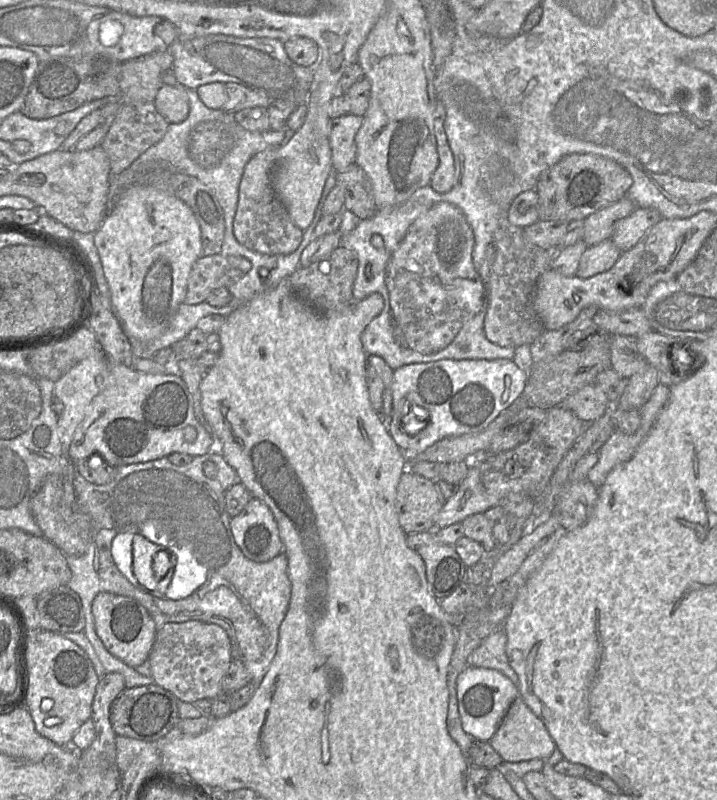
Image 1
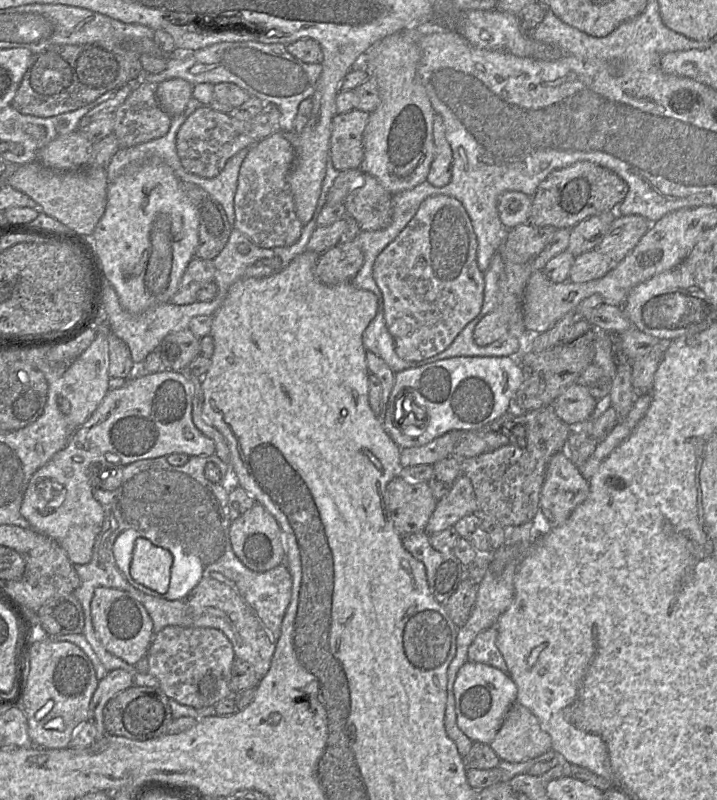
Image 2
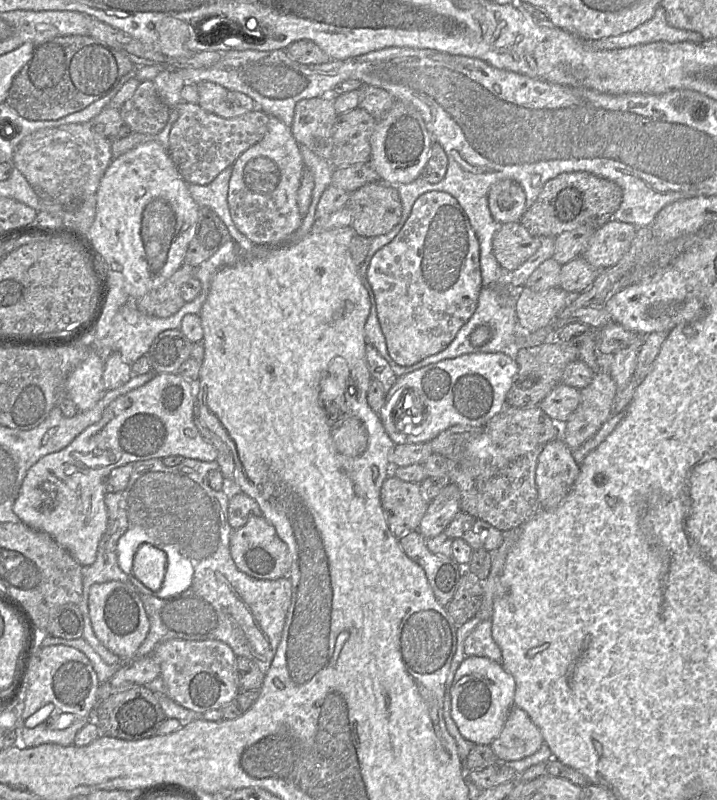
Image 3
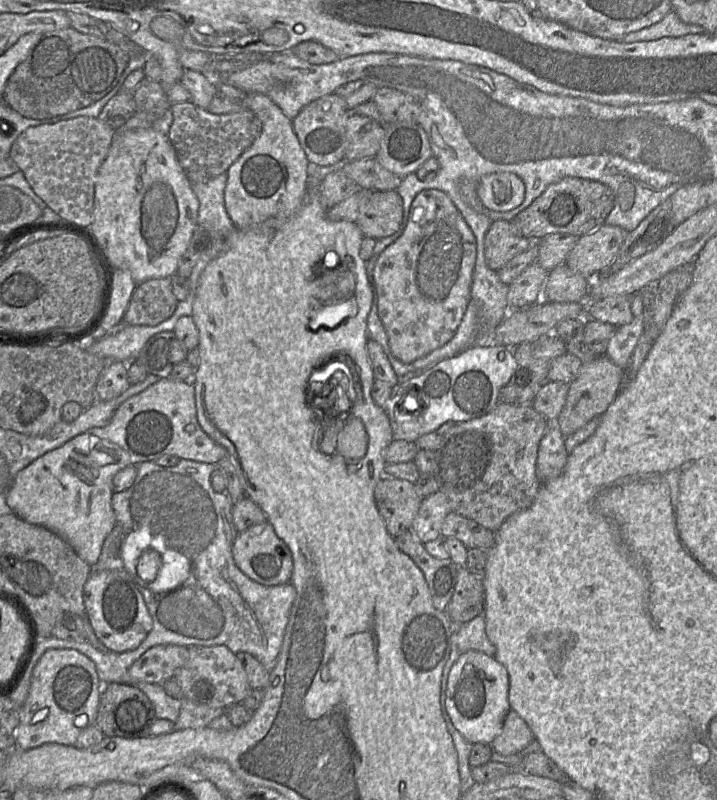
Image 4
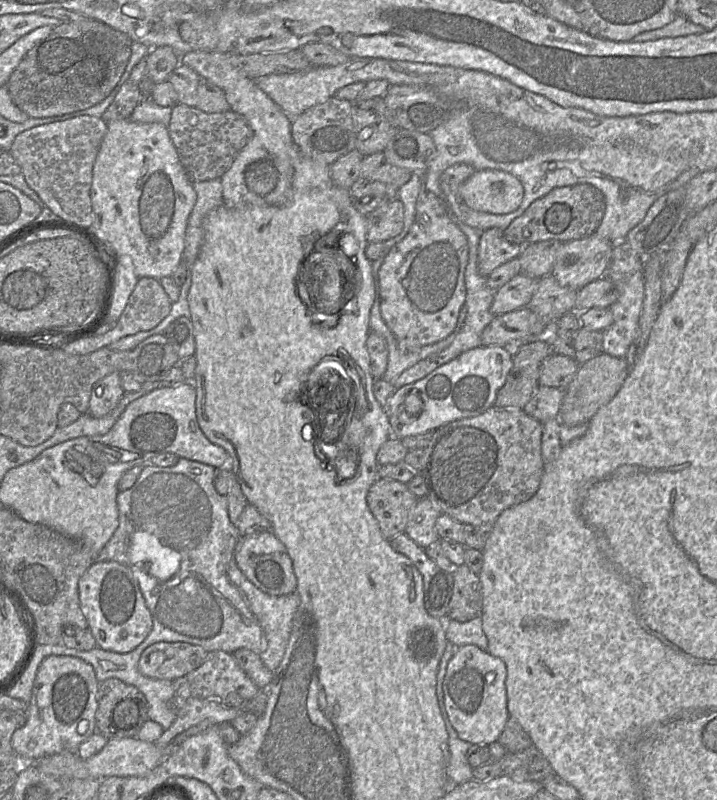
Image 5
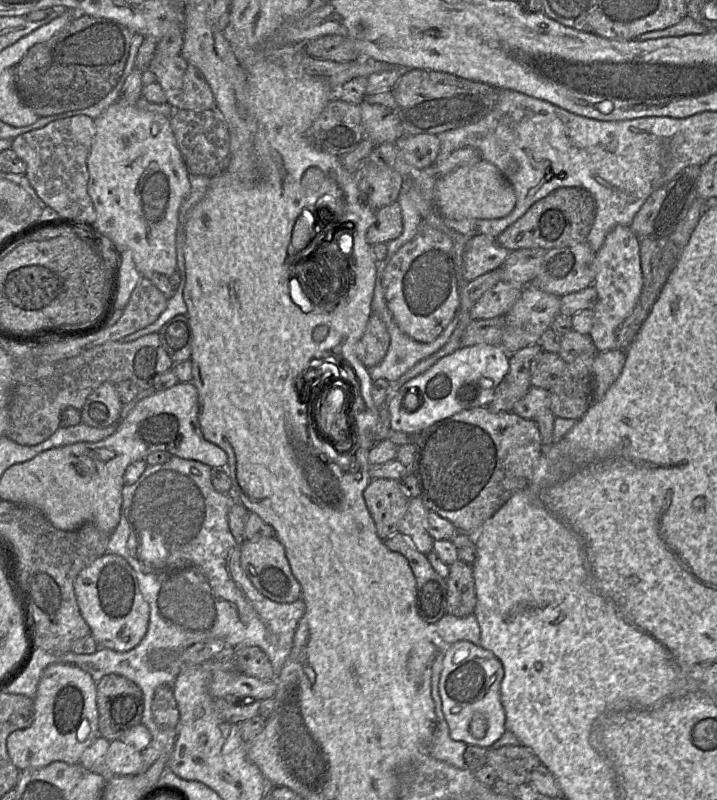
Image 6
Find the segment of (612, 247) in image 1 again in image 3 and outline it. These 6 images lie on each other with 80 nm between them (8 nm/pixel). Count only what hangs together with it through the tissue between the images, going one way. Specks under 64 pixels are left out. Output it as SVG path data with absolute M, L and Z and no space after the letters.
M581 256L562 265L559 287L570 293L583 293L597 278L599 270Z

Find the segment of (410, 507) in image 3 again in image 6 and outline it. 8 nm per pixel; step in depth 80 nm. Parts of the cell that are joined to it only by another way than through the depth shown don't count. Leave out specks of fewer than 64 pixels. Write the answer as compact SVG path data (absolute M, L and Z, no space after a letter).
M371 479L364 490L364 500L375 522L377 534L382 540L399 532L400 522L410 501L401 481Z

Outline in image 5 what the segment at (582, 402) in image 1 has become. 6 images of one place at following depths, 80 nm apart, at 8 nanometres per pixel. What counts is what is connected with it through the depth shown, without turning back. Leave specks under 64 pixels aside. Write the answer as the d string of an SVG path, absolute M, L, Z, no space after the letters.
M539 385L537 391L522 409L527 415L544 423L558 418L564 395L565 389Z

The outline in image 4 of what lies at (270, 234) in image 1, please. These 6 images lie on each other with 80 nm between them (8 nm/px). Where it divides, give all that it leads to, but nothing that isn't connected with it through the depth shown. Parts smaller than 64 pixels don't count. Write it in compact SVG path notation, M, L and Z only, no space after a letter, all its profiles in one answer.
M246 93L245 108L260 120L261 133L227 170L225 208L236 229L248 229L270 218L291 219L300 210L307 190L308 160L293 130L292 120L268 96L261 93Z

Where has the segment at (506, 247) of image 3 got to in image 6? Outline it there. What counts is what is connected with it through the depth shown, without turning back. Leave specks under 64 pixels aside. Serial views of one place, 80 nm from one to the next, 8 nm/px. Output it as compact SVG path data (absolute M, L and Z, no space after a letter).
M482 234L470 238L463 256L464 279L471 282L500 268L510 252L492 236Z

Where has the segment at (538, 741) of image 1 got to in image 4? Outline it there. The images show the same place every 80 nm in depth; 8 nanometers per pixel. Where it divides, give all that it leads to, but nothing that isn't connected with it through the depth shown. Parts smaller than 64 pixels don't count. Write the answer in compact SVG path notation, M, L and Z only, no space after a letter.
M510 709L505 717L502 732L490 743L492 751L502 755L521 752L535 739L532 730L519 714Z

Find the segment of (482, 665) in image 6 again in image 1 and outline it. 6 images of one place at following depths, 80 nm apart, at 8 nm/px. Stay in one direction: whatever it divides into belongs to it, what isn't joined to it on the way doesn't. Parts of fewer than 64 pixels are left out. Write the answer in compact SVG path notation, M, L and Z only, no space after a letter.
M466 667L457 677L458 710L463 730L474 741L489 742L513 701L519 697L516 685L497 670Z

